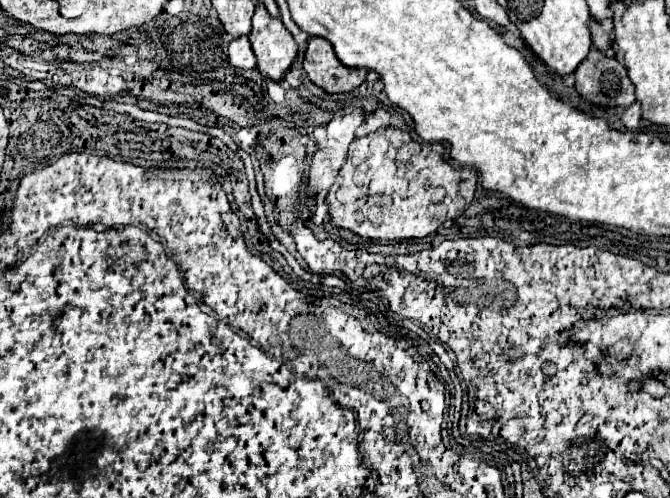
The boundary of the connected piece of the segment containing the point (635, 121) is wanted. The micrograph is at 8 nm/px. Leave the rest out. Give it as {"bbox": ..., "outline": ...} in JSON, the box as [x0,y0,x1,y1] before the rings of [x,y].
{"bbox":[622,102,642,130],"outline":[[[636,102],[636,104],[632,104],[630,108],[624,110],[624,114],[622,114],[622,124],[624,124],[628,130],[636,130],[636,128],[640,126],[640,114],[642,114],[642,110],[640,110],[640,104]]]}

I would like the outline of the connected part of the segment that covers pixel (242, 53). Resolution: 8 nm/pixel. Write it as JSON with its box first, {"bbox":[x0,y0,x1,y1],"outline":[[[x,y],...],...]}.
{"bbox":[228,36,256,70],"outline":[[[248,36],[236,38],[236,40],[230,42],[230,46],[228,46],[228,62],[234,68],[244,68],[244,70],[250,70],[250,68],[256,66],[256,58],[252,54]]]}

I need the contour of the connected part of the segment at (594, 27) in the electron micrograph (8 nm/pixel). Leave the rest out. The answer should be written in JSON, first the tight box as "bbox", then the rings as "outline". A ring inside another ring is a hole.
{"bbox":[590,22,612,54],"outline":[[[590,22],[590,32],[592,32],[594,48],[600,50],[600,52],[604,52],[604,54],[610,54],[612,42],[610,42],[610,36],[602,30],[602,24],[600,22]]]}

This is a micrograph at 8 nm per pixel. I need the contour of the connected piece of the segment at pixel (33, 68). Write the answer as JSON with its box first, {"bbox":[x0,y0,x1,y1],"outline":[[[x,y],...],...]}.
{"bbox":[2,48,126,98],"outline":[[[4,48],[2,50],[2,58],[4,58],[4,64],[6,66],[12,66],[16,68],[18,72],[22,72],[24,76],[28,76],[30,80],[44,80],[44,82],[50,82],[50,80],[56,80],[56,84],[62,84],[62,86],[74,86],[74,88],[80,88],[82,92],[88,92],[88,94],[94,94],[94,96],[102,96],[102,98],[108,98],[108,96],[116,96],[124,90],[126,82],[122,76],[112,76],[108,74],[104,68],[100,68],[100,64],[96,62],[90,62],[90,64],[76,64],[76,62],[44,62],[44,60],[34,60],[34,58],[28,58],[12,48]]]}

